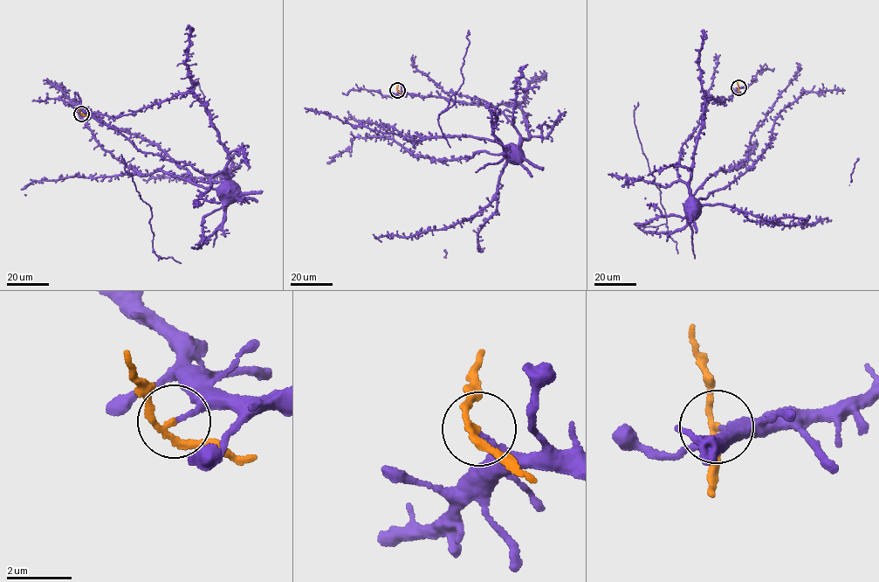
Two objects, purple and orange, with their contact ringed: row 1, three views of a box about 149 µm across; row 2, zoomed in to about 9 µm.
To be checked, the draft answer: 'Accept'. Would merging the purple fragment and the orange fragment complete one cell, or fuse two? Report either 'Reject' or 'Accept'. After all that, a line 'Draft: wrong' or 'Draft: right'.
Reject
Draft: wrong

